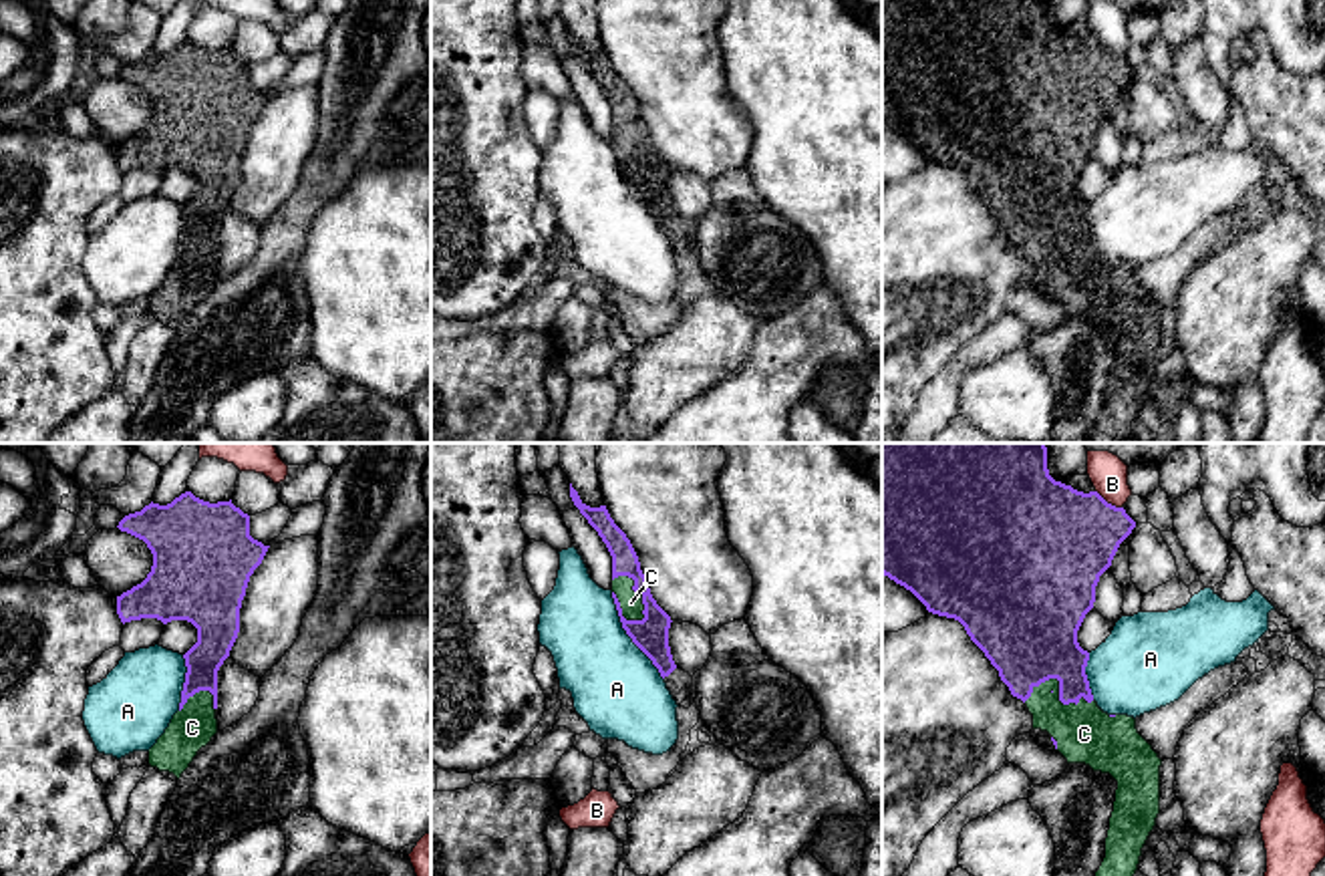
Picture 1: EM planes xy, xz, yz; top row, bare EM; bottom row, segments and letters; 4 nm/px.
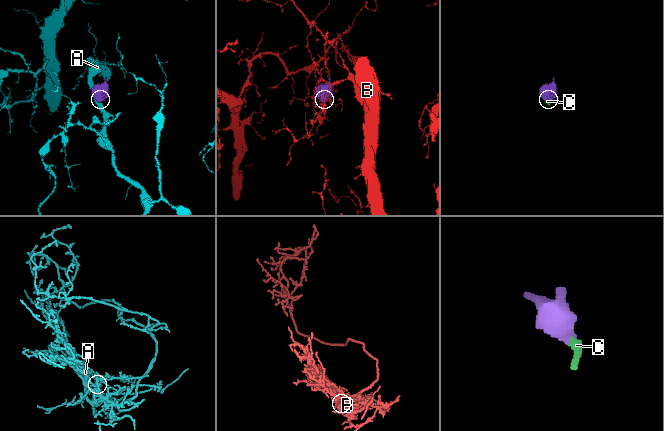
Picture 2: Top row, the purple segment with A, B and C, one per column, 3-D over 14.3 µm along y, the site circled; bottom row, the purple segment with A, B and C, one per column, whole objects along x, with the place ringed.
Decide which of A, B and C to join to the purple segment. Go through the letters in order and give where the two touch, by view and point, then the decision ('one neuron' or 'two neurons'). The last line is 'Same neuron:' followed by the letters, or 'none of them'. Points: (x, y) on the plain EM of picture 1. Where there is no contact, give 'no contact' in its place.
A: xz (629, 184) | two neurons
B: yz (1106, 51) | two neurons
C: xz (637, 139) | one neuron
Same neuron: C

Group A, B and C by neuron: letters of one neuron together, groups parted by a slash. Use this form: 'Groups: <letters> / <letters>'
Groups: A / B / C

